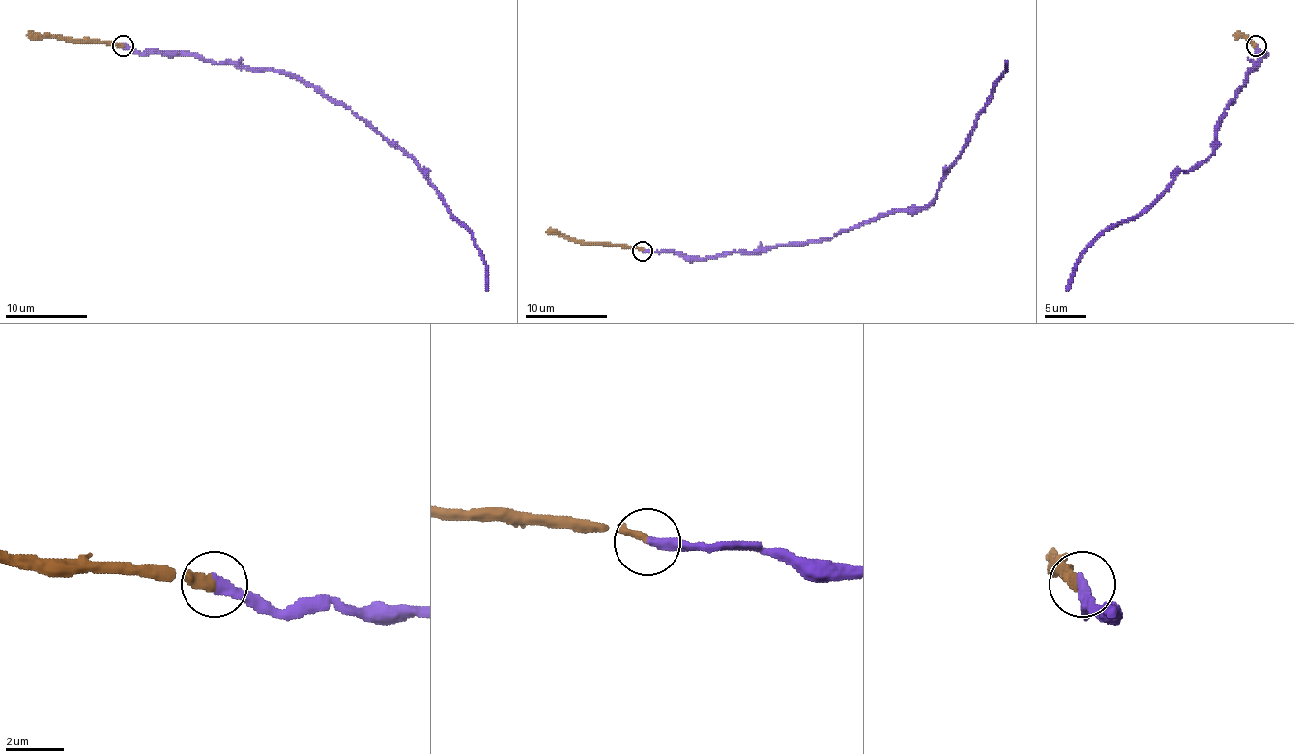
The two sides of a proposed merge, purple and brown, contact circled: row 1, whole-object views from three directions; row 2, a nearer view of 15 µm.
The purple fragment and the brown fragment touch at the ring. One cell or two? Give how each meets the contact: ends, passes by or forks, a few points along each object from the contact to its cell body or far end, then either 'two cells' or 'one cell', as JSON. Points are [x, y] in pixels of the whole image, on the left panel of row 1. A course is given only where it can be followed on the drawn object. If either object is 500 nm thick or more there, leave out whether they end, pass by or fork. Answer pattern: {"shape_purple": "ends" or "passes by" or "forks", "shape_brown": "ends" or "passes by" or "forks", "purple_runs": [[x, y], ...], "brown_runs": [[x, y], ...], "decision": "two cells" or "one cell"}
{"shape_purple": "ends", "shape_brown": "ends", "purple_runs": [[123, 45], [294, 73], [368, 121], [424, 171], [474, 237], [488, 290]], "brown_runs": [[123, 45], [26, 35]], "decision": "one cell"}

